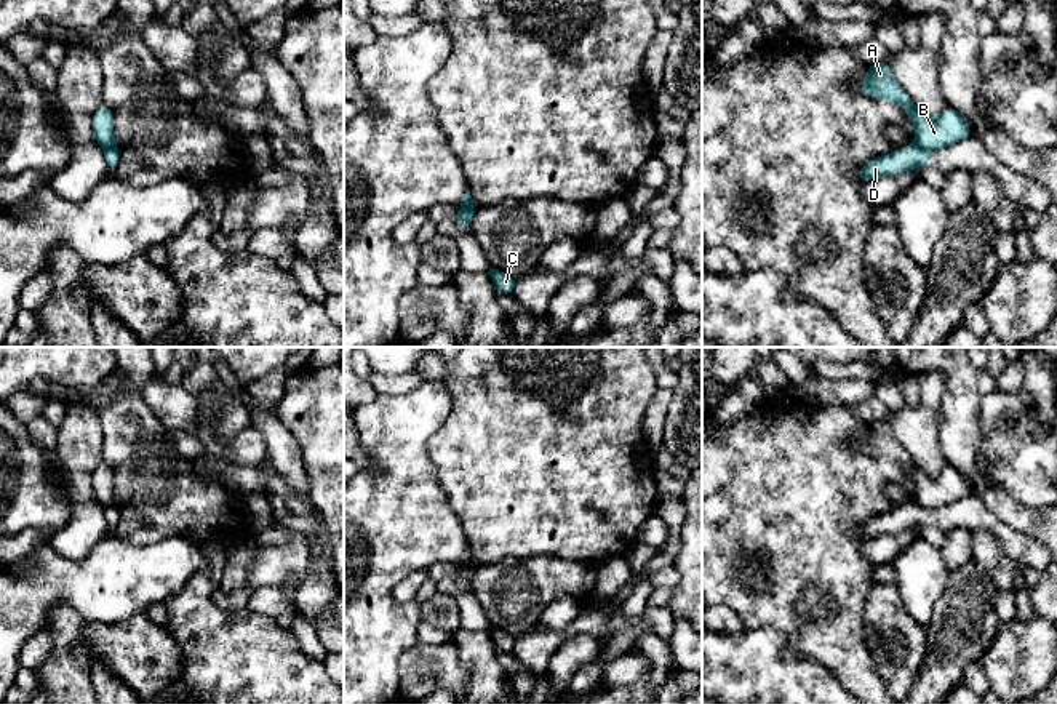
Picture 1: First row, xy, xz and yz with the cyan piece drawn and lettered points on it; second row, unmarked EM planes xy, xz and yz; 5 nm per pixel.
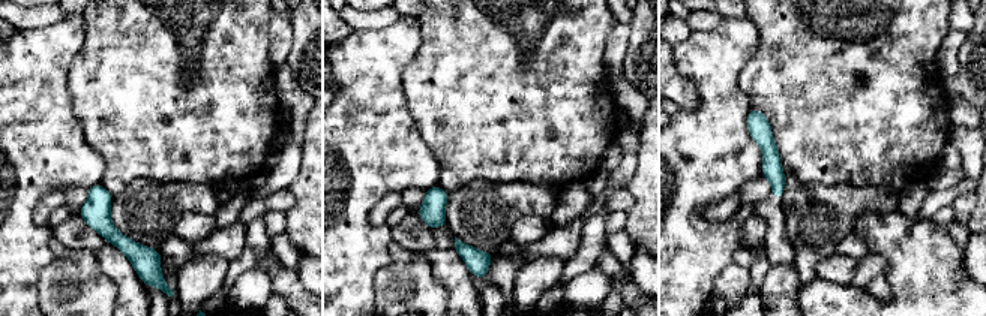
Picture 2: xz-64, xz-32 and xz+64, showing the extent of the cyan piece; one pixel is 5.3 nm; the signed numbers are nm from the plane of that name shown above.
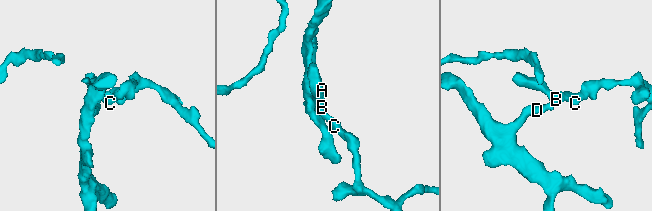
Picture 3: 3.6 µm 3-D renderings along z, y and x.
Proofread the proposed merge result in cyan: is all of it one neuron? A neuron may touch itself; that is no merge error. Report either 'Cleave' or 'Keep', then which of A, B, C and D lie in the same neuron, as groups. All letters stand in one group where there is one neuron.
Cleave. Groups: A B C / D

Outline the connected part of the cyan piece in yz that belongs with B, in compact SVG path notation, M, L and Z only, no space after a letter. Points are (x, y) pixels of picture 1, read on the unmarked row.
M889 421L870 422L860 442L860 448L872 456L899 462L913 480L915 502L924 509L948 506L971 493L967 477L956 467L947 464L939 475L929 477L916 466L903 446L895 440Z

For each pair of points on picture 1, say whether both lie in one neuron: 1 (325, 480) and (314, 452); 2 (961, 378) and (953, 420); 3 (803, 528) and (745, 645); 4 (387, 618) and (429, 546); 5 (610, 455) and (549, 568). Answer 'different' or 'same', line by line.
1: same
2: same
3: different
4: same
5: different

